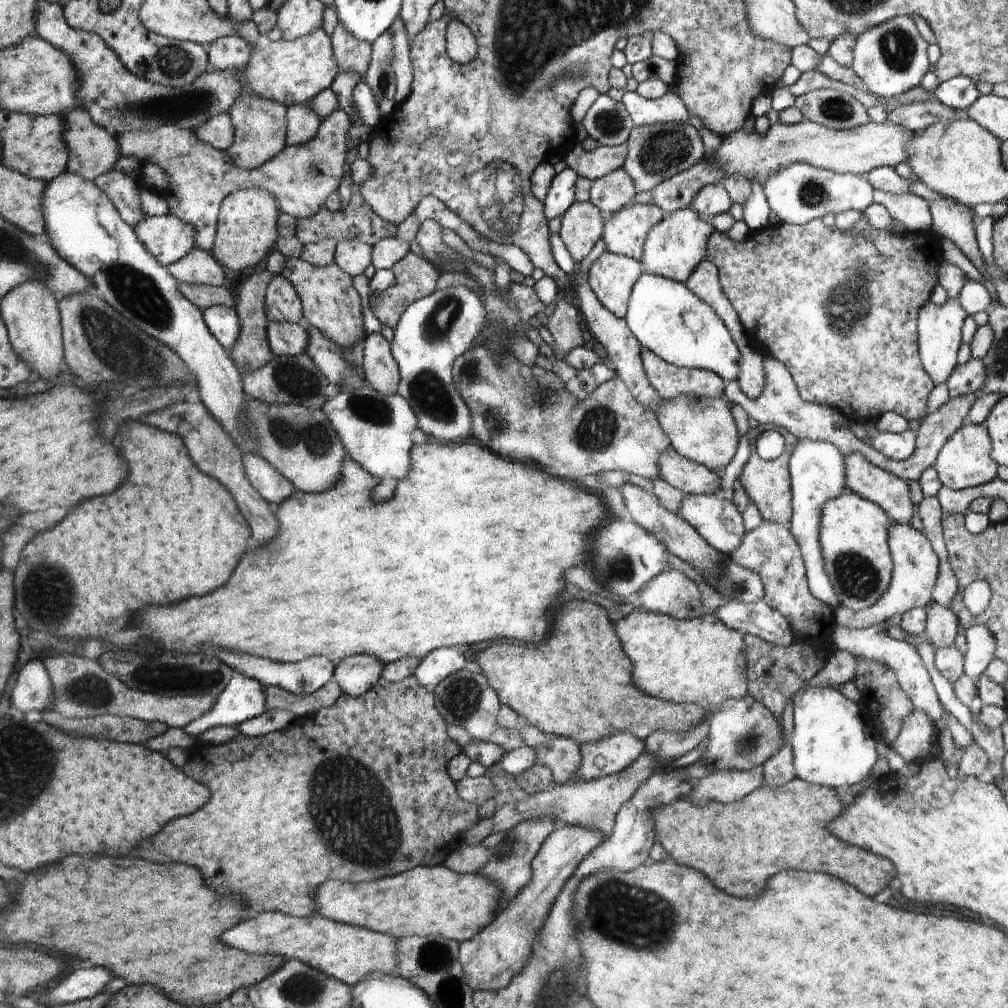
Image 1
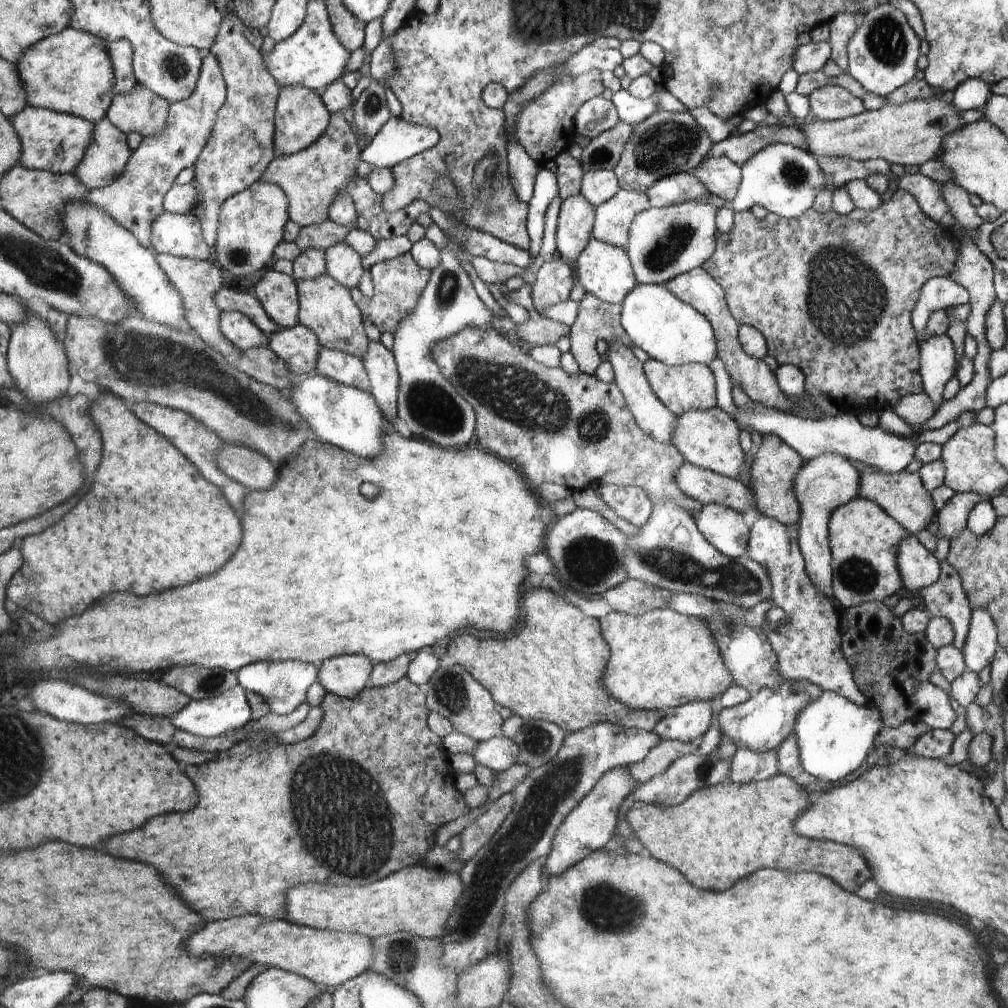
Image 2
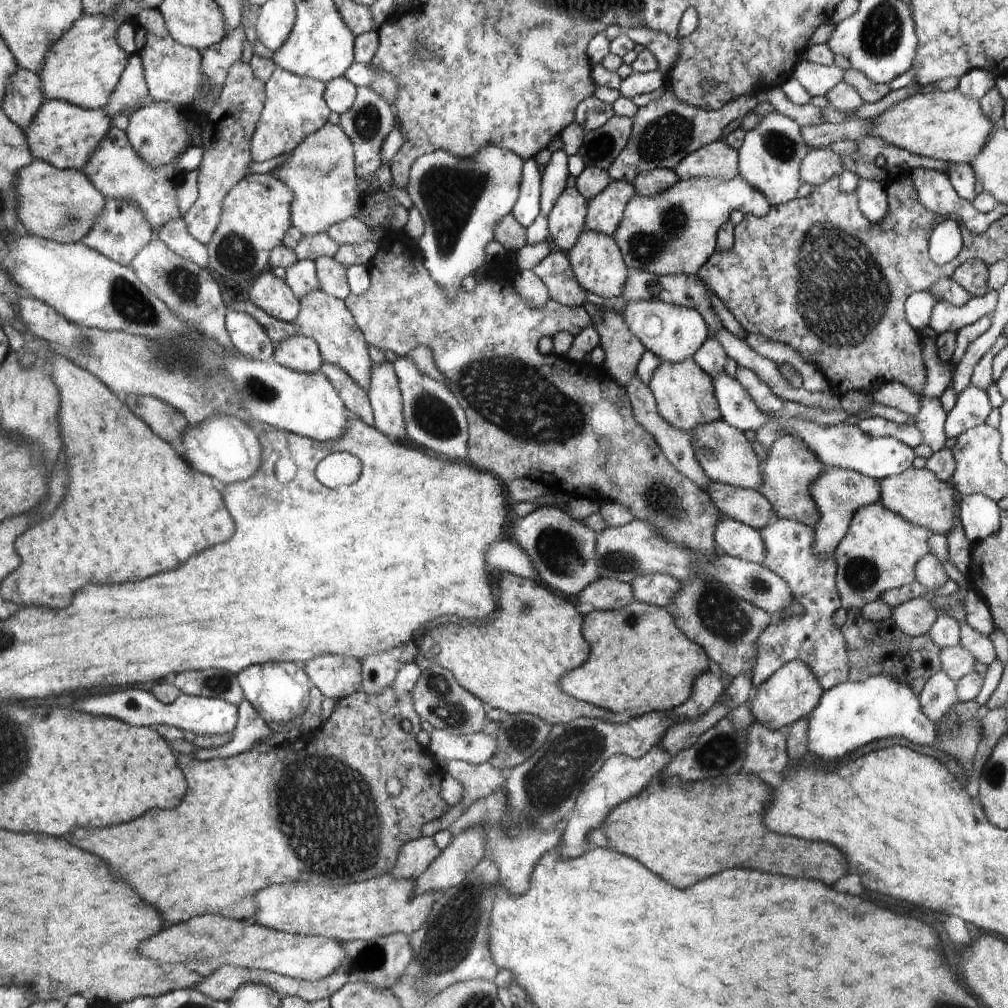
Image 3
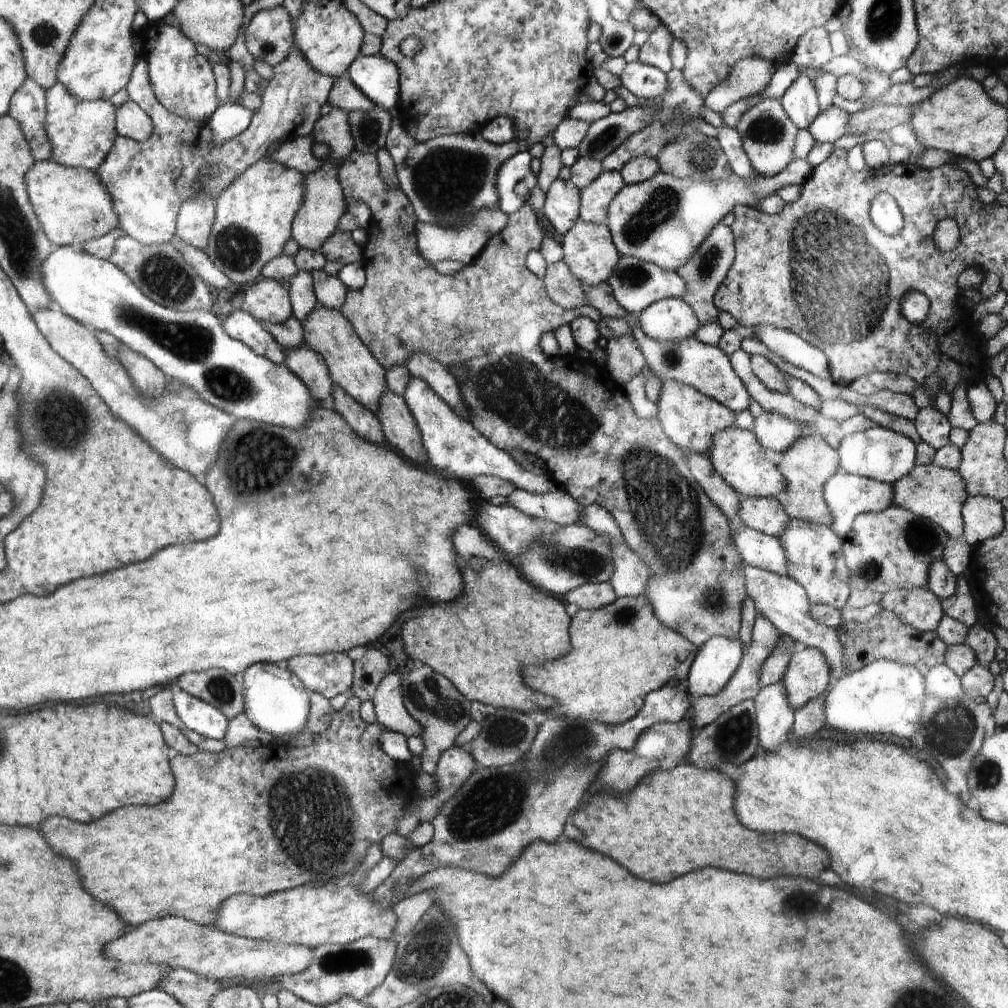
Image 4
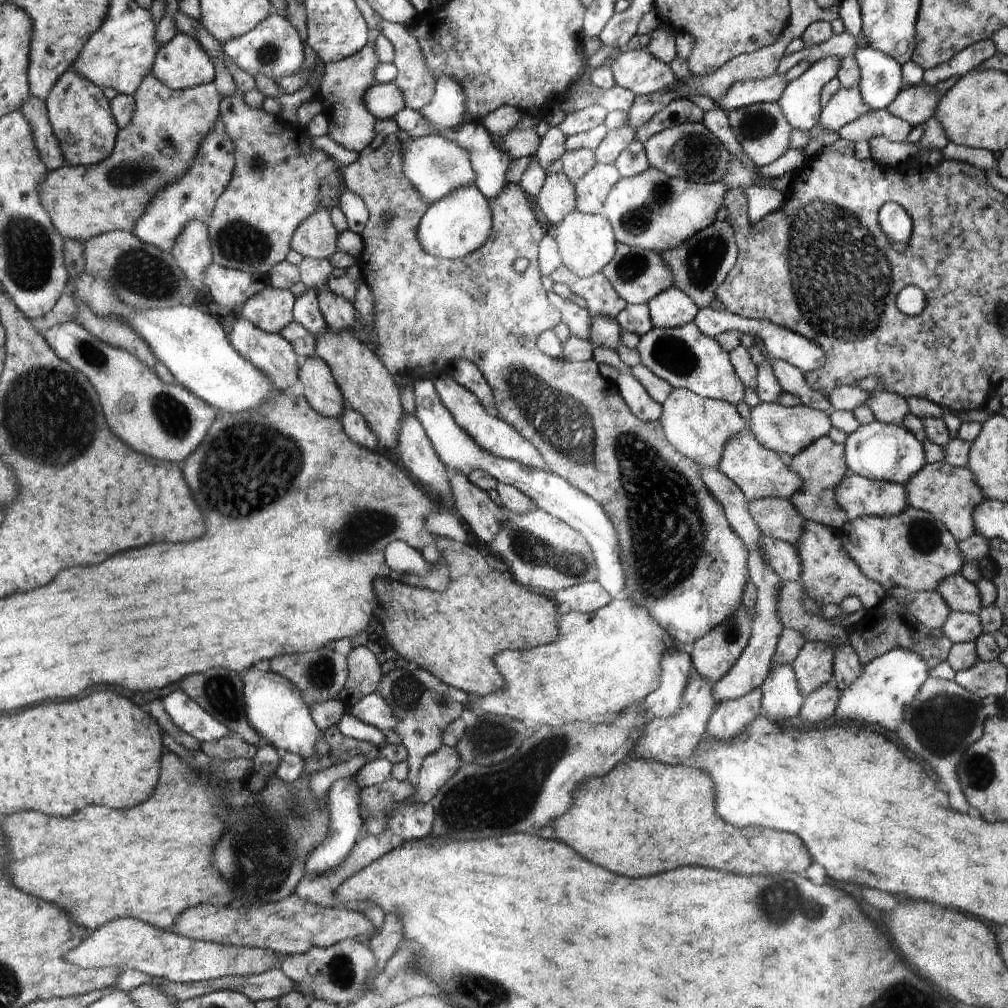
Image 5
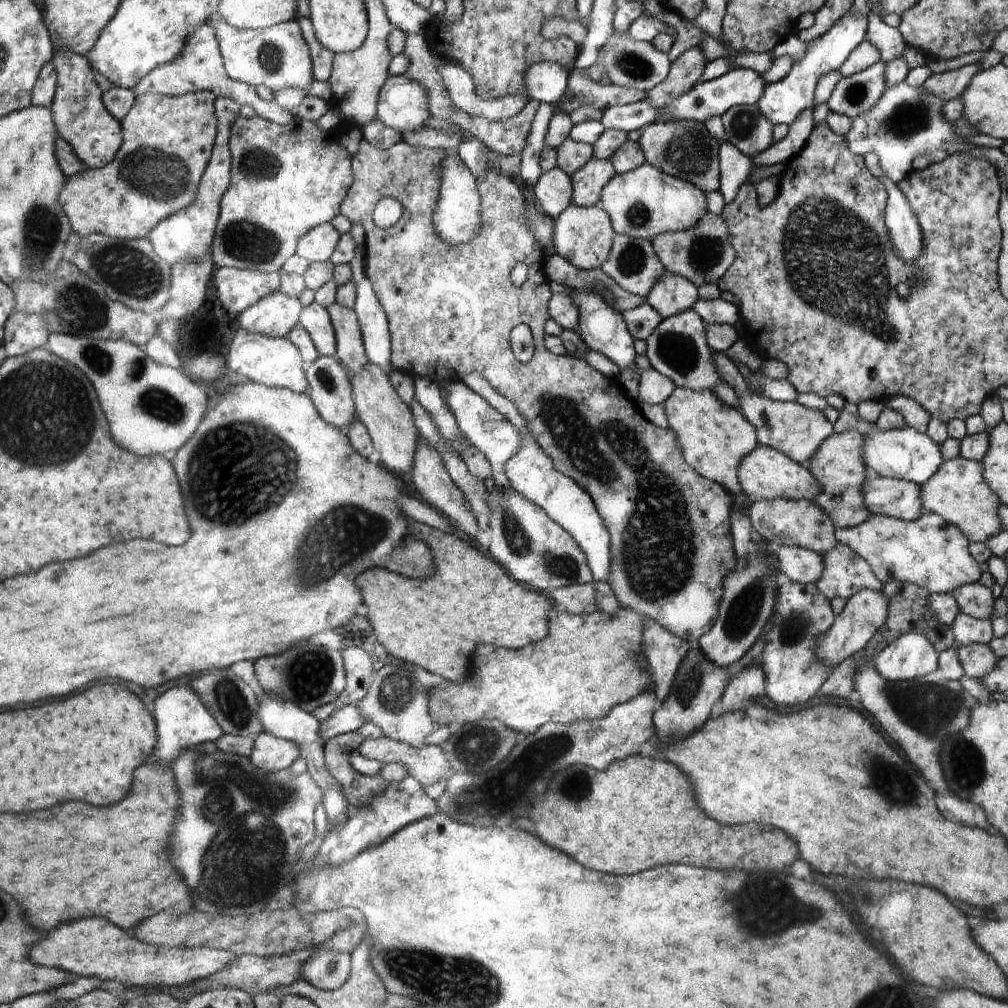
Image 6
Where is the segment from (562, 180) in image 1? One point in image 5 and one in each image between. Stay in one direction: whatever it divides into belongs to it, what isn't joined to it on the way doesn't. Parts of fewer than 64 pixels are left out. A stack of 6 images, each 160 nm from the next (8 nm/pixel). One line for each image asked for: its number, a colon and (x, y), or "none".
2: (546, 186)
3: (528, 207)
4: (515, 182)
5: (491, 165)

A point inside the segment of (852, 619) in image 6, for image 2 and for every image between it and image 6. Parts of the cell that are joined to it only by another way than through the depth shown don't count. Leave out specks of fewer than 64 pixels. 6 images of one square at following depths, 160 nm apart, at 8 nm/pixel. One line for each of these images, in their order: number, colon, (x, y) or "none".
2: (762, 723)
3: (793, 692)
4: (807, 677)
5: (814, 666)

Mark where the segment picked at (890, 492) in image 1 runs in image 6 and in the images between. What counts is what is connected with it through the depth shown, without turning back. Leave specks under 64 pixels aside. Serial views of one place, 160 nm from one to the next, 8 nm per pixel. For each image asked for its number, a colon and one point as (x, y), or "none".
2: (902, 496)
3: (917, 495)
4: (929, 491)
5: (950, 494)
6: (957, 492)

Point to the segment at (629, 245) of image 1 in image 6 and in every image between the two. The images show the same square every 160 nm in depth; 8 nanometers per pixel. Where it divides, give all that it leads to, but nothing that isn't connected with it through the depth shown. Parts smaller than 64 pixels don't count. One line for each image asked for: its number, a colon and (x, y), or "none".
2: (613, 219)
3: (605, 211)
4: (596, 199)
5: (592, 190)
6: (589, 182)

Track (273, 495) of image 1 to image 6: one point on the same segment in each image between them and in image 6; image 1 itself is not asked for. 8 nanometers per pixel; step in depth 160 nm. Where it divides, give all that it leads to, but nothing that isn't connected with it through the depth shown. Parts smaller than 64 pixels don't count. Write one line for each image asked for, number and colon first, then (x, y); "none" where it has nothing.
2: (249, 468)
3: (225, 447)
4: (189, 431)
5: (163, 420)
6: (152, 410)

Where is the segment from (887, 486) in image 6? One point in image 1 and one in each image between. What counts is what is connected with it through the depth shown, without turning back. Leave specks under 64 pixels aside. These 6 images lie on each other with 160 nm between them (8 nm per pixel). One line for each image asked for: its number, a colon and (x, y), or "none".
1: (817, 469)
2: (824, 484)
3: (838, 493)
4: (847, 495)
5: (858, 496)

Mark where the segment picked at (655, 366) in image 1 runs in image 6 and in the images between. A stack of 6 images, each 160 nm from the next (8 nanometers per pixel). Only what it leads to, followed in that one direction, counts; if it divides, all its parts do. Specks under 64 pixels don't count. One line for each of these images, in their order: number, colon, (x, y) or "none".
2: (683, 388)
3: (685, 396)
4: (691, 419)
5: (700, 428)
6: (715, 437)

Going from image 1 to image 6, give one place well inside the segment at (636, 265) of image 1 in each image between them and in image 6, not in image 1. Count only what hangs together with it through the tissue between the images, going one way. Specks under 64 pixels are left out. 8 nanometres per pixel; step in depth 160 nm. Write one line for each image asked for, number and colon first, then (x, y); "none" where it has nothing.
2: (605, 271)
3: (597, 262)
4: (589, 250)
5: (586, 242)
6: (583, 236)

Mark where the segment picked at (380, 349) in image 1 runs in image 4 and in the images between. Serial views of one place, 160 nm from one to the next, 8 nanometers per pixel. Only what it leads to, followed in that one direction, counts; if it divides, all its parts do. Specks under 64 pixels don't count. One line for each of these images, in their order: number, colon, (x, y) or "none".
2: (382, 370)
3: (386, 398)
4: (403, 433)

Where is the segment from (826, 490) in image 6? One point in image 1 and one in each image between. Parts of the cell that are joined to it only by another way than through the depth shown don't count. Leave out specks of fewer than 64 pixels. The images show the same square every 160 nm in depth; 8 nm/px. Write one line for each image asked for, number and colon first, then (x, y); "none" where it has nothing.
1: (767, 482)
2: (775, 466)
3: (791, 466)
4: (809, 463)
5: (822, 466)

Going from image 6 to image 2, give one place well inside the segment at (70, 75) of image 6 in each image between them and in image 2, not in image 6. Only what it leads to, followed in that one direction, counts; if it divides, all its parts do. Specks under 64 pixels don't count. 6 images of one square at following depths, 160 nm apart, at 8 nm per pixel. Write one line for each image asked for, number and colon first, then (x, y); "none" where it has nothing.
2: (52, 141)
3: (66, 136)
4: (81, 133)
5: (80, 114)

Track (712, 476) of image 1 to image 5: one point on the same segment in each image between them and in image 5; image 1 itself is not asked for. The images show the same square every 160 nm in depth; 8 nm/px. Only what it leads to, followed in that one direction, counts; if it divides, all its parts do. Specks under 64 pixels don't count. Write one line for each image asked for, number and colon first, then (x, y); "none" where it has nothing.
2: (706, 487)
3: (747, 506)
4: (765, 514)
5: (779, 518)

